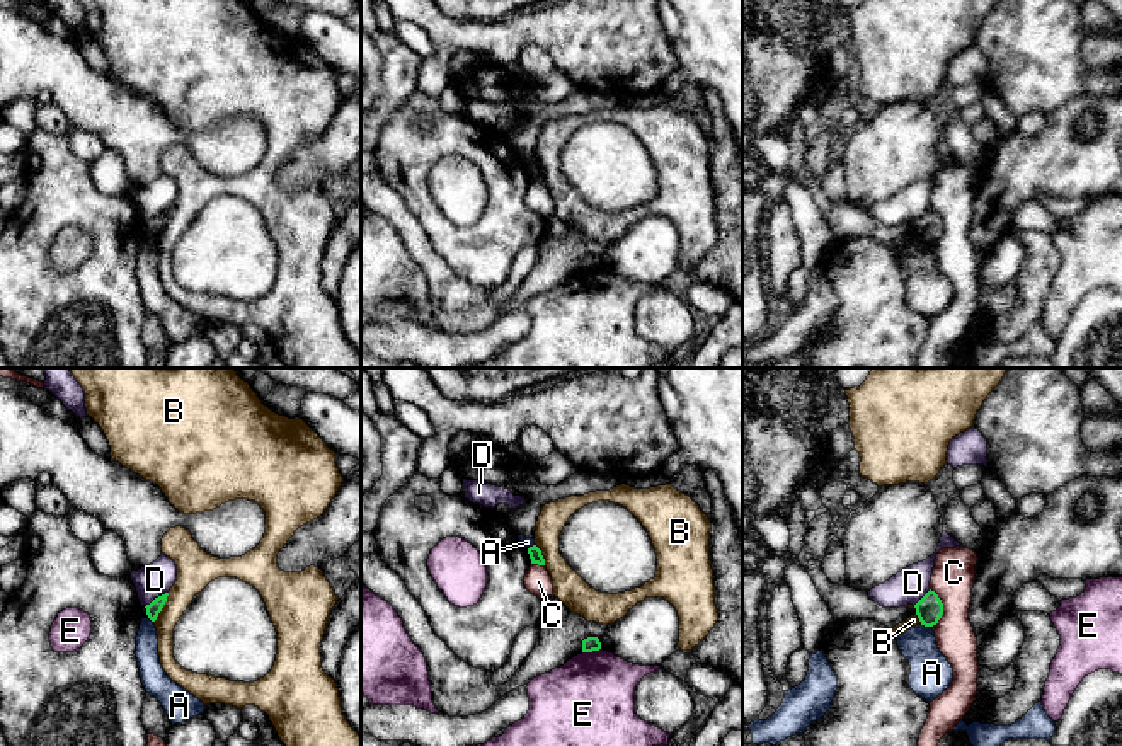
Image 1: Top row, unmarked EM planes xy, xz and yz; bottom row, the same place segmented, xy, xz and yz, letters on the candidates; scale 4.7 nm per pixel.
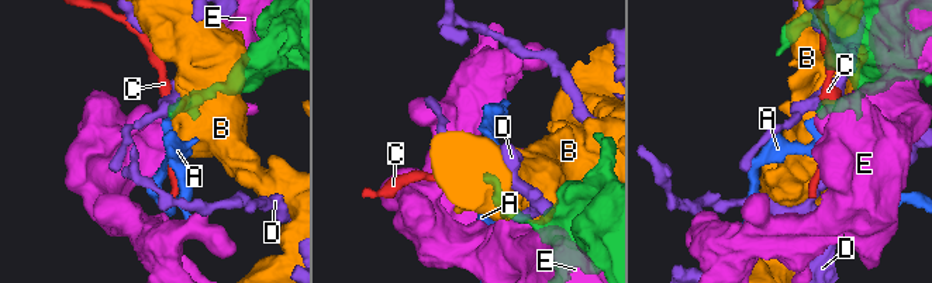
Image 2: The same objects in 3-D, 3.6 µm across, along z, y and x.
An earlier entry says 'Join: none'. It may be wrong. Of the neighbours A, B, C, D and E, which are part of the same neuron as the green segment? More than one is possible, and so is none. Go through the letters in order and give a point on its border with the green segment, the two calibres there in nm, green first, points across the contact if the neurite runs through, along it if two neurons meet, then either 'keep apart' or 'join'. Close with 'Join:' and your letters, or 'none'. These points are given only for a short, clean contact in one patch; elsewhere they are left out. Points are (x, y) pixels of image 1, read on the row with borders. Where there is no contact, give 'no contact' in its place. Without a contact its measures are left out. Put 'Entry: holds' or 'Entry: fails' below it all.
A: contact yz (927, 625); calibres 130 and 190 nm; border yz (921, 624), (930, 627); keep apart
B: contact xy (162, 607); calibres 70 and 180 nm; keep apart
C: contact yz (942, 608); calibres 130 and 200 nm; border yz (930, 588), (942, 603), (942, 617), (932, 627); keep apart
D: contact xy (155, 598); calibres 70 and 160 nm; keep apart
E: contact xz (591, 651); calibres 70 and 420 nm; keep apart
Join: none
Entry: holds

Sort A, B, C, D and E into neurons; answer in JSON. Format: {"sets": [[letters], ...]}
{"sets": [["A"], ["B"], ["C"], ["D"], ["E"]]}

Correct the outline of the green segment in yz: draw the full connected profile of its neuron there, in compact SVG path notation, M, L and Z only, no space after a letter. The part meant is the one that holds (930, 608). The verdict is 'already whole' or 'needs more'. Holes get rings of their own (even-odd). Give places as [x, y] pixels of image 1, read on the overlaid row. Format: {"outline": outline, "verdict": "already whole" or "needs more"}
{"outline": "M928 591L916 605L916 615L925 627L933 627L943 615L943 603L935 591Z", "verdict": "already whole"}

